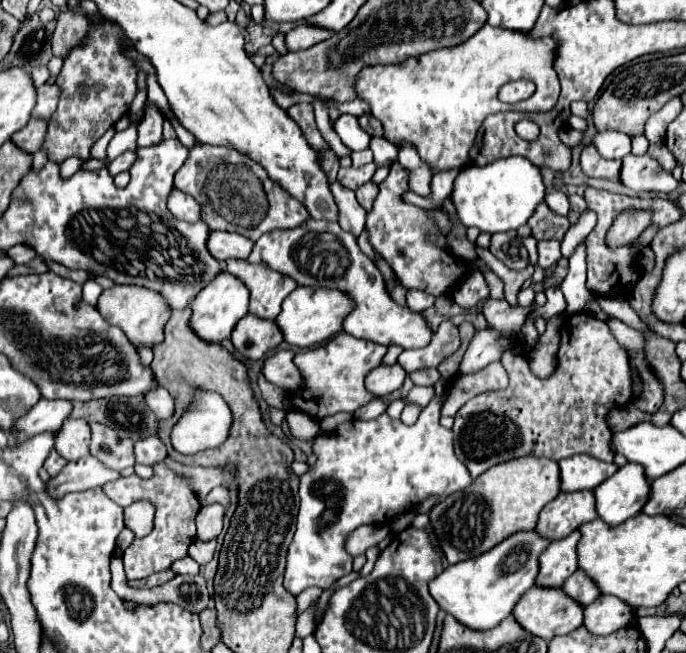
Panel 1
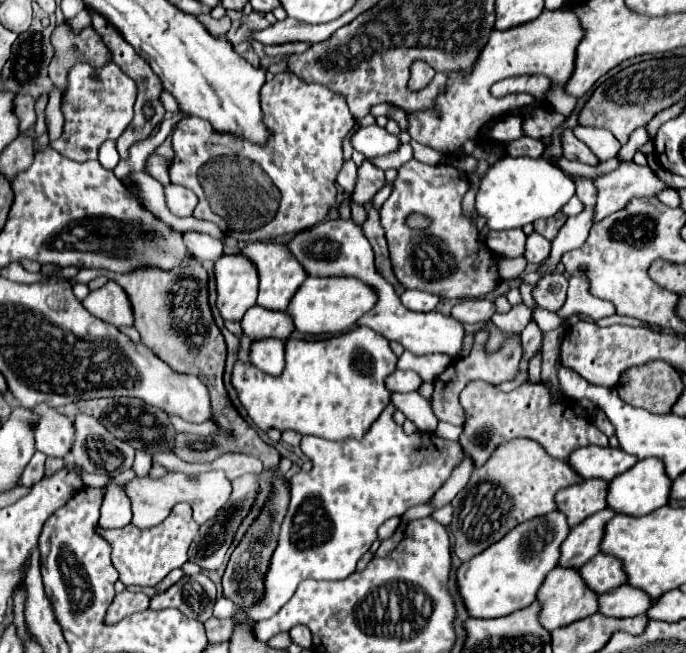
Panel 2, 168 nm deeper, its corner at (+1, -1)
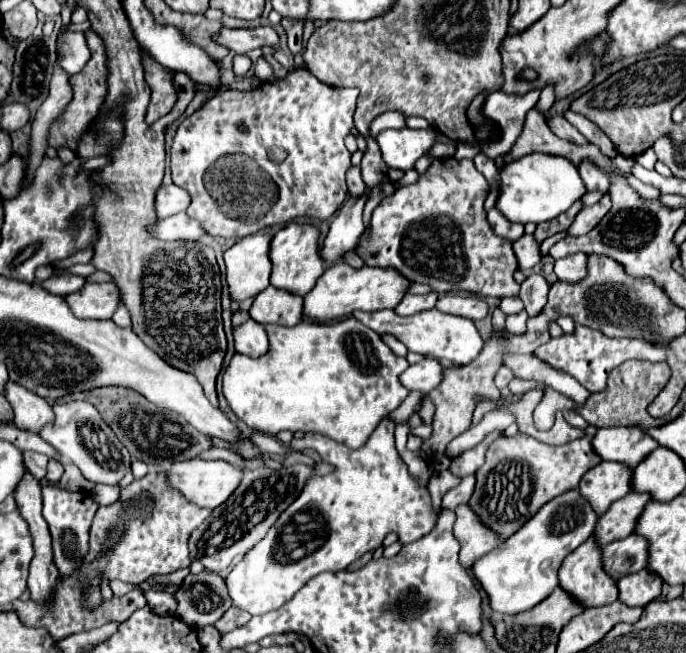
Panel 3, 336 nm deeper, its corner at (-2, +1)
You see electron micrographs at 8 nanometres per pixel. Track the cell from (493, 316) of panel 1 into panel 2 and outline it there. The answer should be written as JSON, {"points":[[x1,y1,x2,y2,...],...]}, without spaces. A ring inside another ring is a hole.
{"points":[[488,298,462,300,452,308,452,318,458,322,488,322,496,312,496,304]]}

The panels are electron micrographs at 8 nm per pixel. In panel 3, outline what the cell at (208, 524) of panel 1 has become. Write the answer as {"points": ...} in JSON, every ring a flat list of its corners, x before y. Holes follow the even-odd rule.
{"points":[[193,458,193,460,185,460,185,462,177,462,169,468,169,480,171,486,177,488,189,502,201,506,201,508,217,508,221,502,225,502,235,486,241,482,243,478,243,470,231,466,225,460,203,460,203,458]]}

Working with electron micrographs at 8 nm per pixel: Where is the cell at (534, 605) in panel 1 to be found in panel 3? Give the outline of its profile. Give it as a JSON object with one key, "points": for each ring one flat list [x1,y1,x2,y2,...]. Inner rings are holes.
{"points":[[595,536,585,540,577,550,573,550,573,554,569,554,563,560,563,564,559,568,559,586,563,590,567,590,573,598,577,598,587,608,611,604,619,598,617,582,613,578,609,578,603,570,603,554,601,554,601,546,595,542]]}

